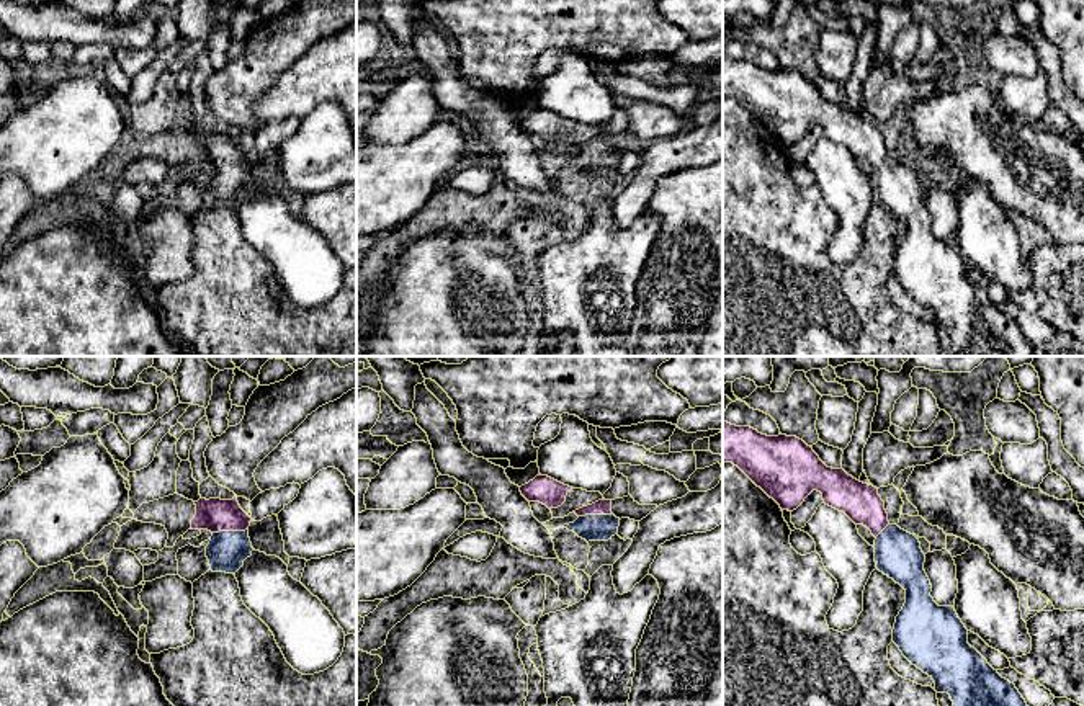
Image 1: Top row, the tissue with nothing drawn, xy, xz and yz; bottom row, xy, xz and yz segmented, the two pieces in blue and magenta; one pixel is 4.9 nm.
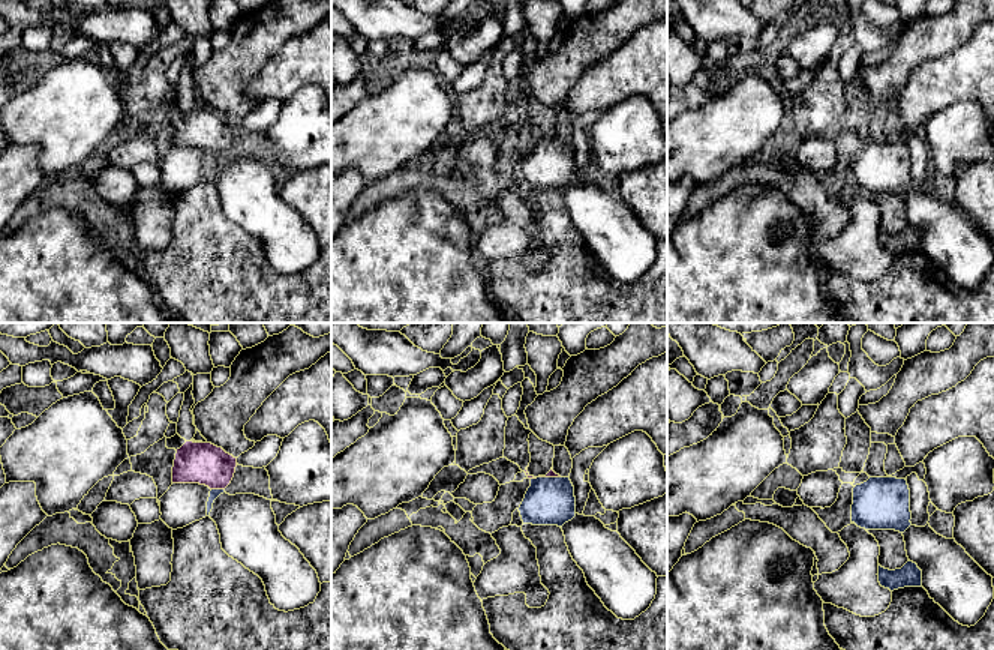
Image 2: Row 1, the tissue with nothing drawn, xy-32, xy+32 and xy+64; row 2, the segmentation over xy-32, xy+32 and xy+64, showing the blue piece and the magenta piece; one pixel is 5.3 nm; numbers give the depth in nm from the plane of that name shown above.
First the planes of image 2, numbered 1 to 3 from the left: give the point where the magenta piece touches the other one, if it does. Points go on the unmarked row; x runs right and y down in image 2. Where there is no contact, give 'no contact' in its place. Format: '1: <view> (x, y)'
1: xy-32 (218, 153)
2: xy+32 (544, 141)
3: no contact

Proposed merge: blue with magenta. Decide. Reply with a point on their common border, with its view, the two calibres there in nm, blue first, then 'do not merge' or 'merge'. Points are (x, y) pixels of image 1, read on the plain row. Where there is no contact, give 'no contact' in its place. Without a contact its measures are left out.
xy (229, 165) | 190/160 nm | merge

